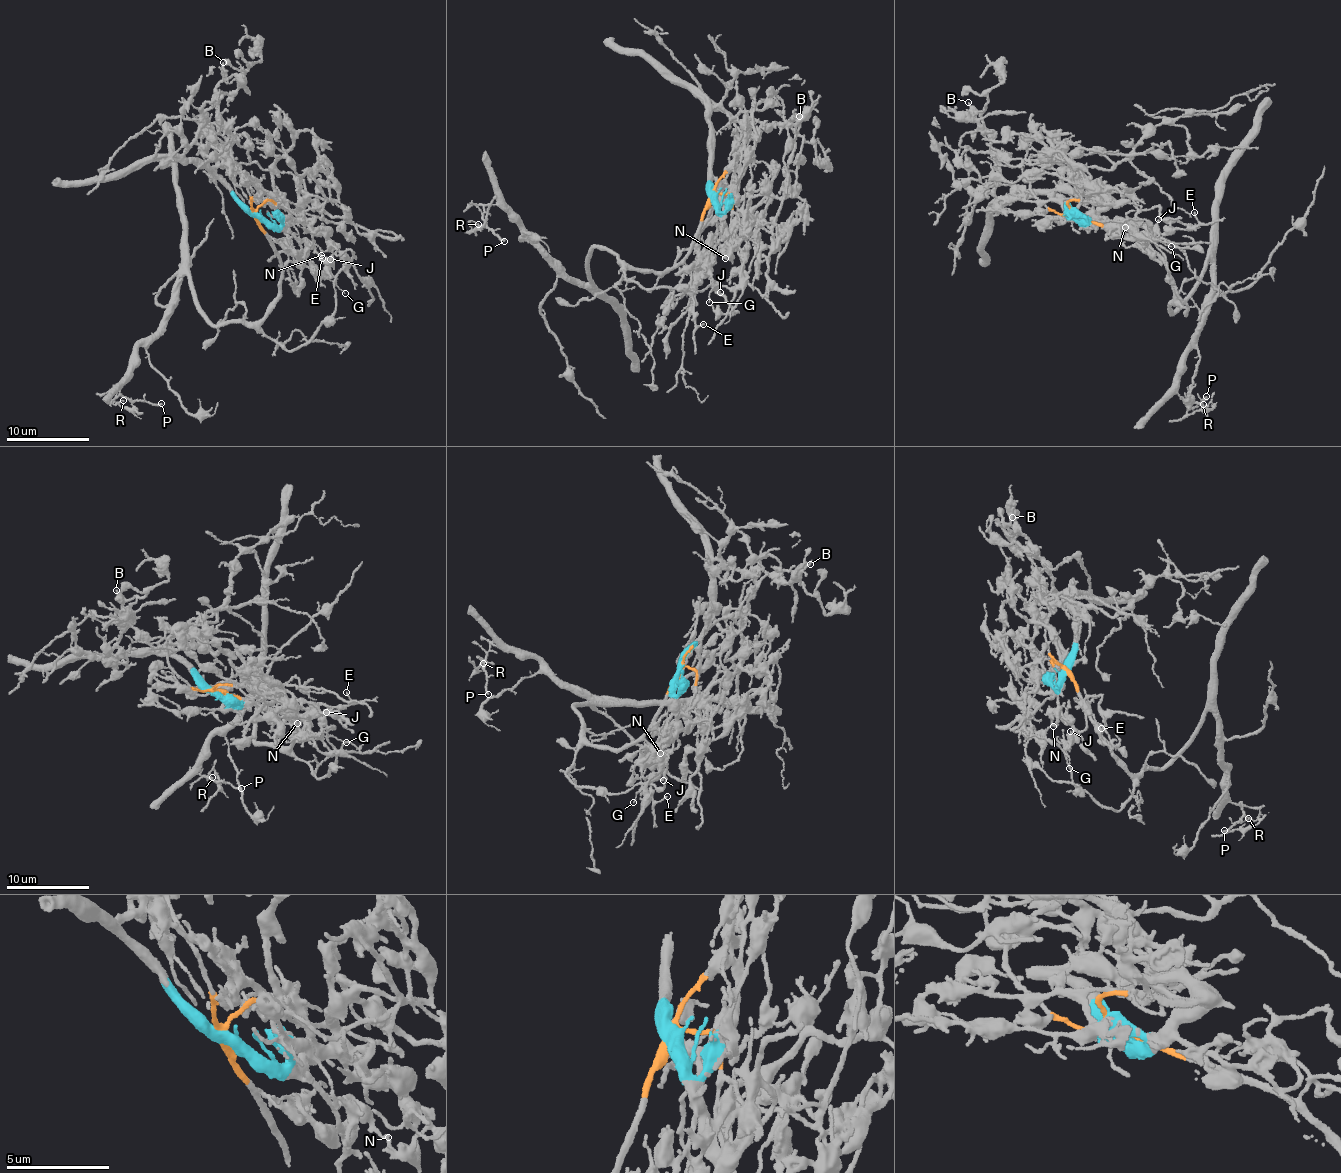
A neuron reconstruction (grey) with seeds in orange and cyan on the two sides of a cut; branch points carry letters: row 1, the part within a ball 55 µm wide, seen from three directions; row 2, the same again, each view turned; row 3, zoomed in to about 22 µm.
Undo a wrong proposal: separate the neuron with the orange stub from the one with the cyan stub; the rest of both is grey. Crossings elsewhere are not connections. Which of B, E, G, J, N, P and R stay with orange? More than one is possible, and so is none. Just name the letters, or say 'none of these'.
E, G, P, R

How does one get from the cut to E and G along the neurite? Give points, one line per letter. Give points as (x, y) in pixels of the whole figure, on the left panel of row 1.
E: (255, 214), (281, 256), (281, 264), (291, 261), (319, 274), (325, 271), (323, 258)
G: (255, 214), (281, 258), (277, 292), (262, 332), (292, 351), (309, 343), (331, 315), (334, 284), (345, 294)

